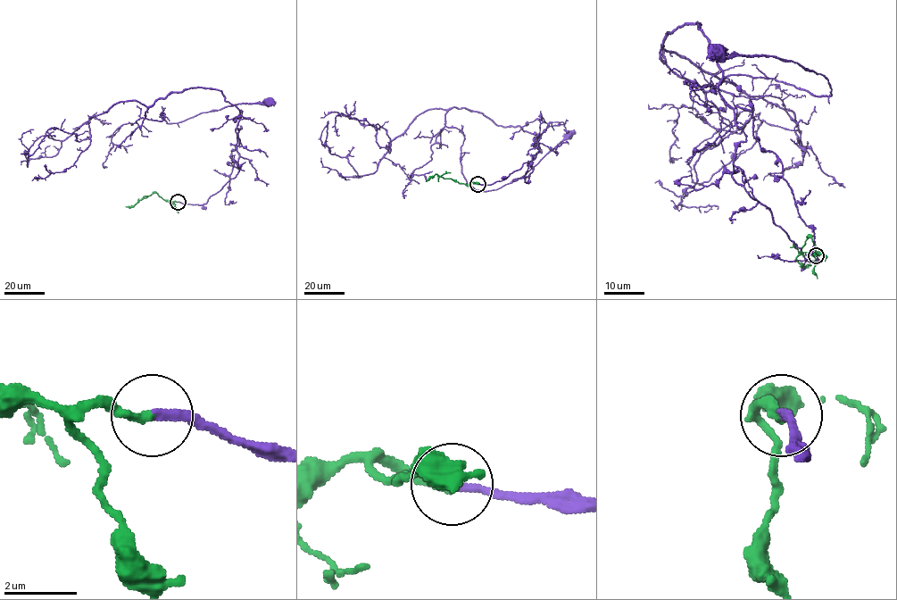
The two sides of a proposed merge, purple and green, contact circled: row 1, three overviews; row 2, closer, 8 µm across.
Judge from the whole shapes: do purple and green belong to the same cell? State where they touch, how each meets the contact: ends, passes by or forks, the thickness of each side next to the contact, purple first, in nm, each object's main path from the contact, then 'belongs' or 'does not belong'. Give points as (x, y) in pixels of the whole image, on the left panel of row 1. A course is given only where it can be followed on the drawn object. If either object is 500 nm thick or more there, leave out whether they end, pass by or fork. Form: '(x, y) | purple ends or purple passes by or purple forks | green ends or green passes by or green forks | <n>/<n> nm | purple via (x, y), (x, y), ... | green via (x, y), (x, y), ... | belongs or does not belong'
(178, 202) | purple ends | green ends | 240/280 nm | purple via (178, 202), (204, 204), (237, 173), (240, 111), (202, 87), (151, 104), (146, 118), (177, 123), (269, 103) | green via (178, 202), (164, 200), (153, 193), (129, 207), (126, 206) | belongs

